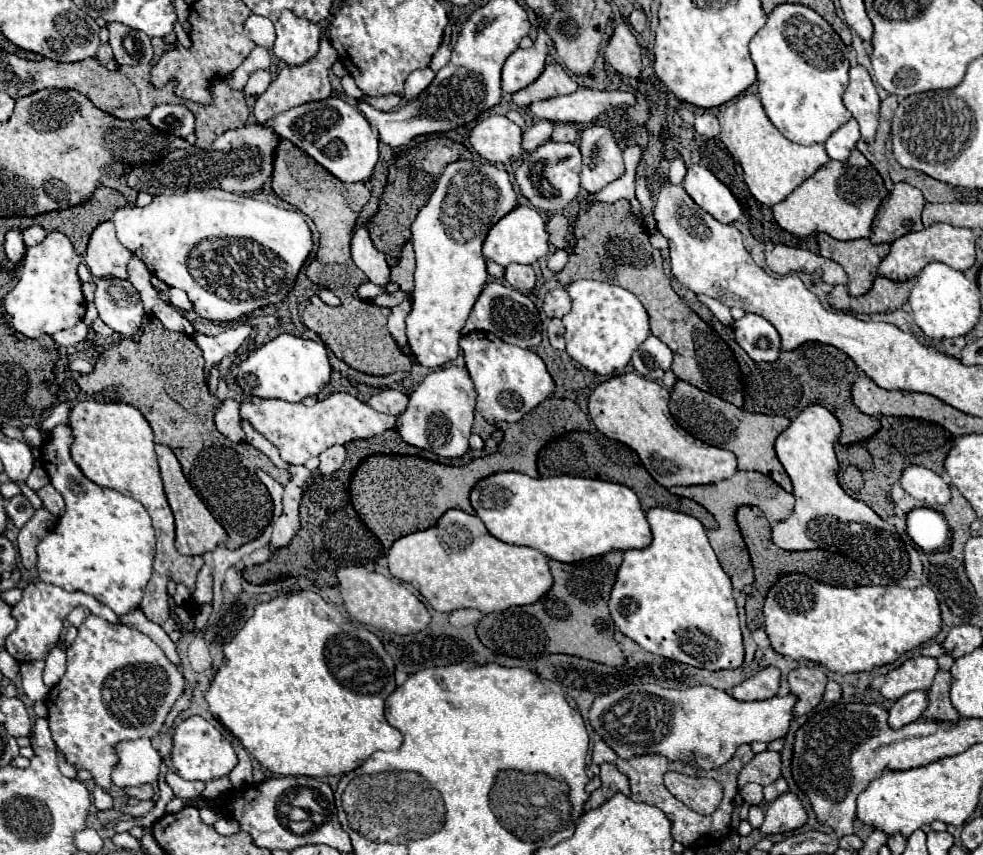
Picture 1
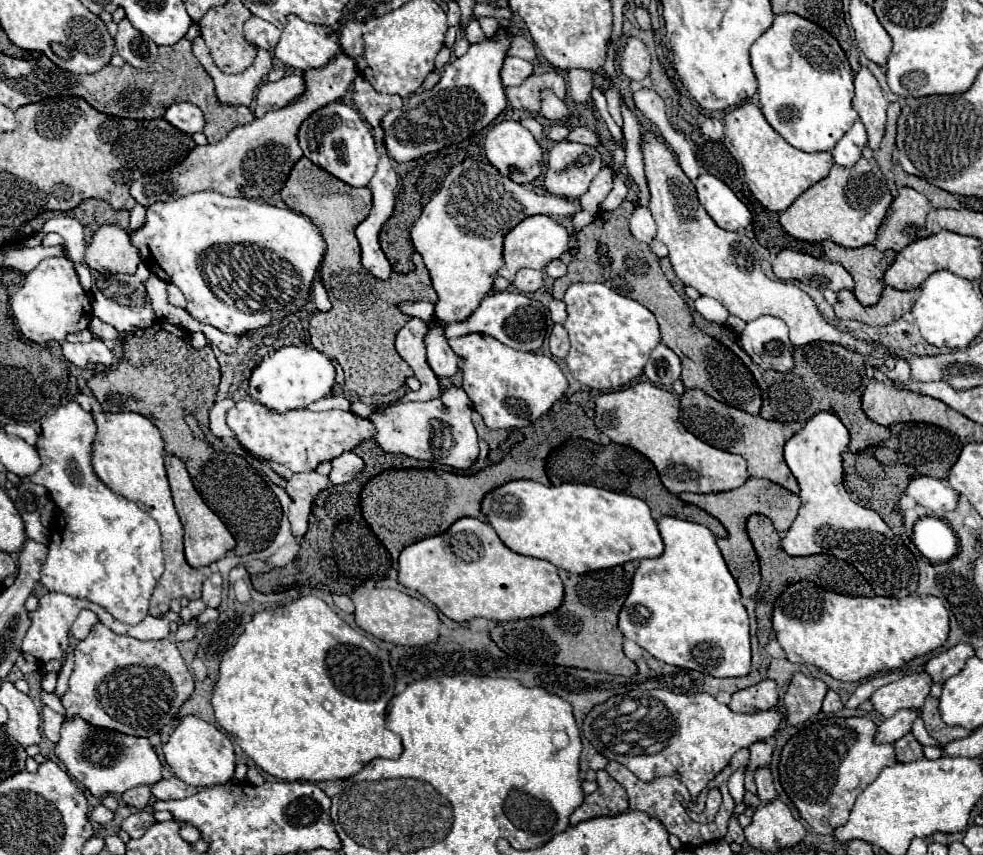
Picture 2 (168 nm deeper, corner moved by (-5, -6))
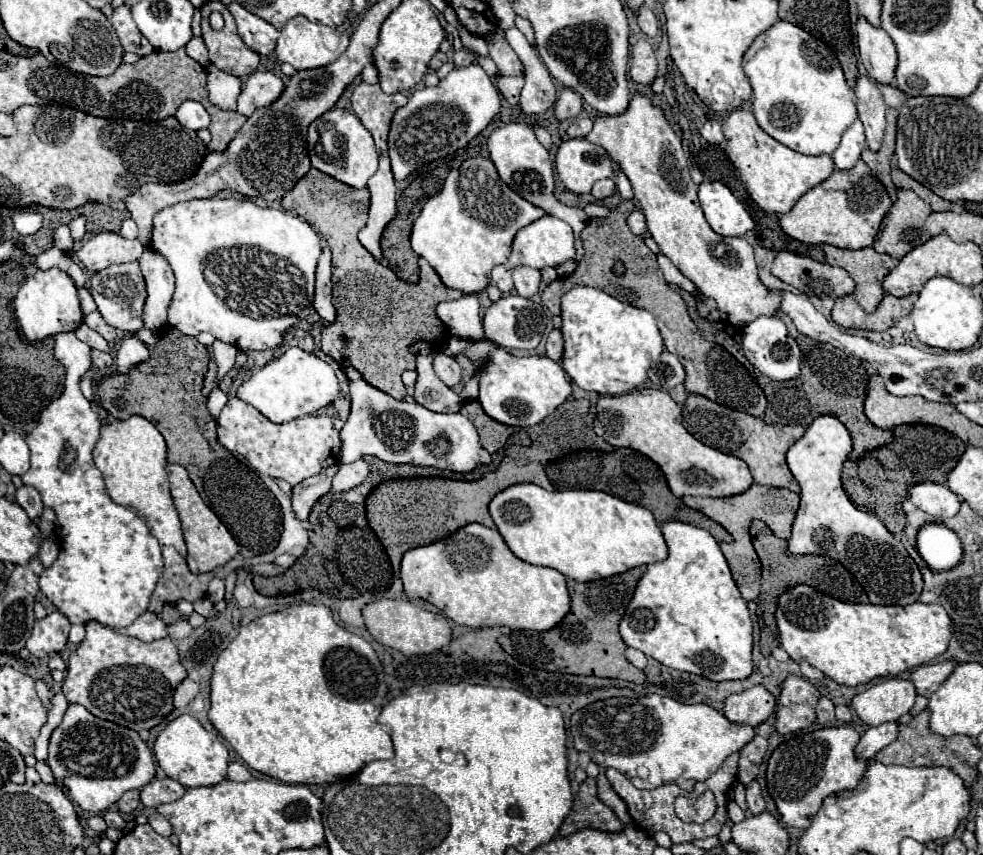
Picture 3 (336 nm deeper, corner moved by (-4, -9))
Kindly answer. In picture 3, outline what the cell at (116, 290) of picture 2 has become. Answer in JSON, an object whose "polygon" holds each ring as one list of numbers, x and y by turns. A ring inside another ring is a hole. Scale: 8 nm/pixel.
{"polygon":[[123,263,123,265,111,265,91,277,91,295,97,303,99,313,103,319,125,333,137,333,143,329,143,305,147,301,147,289,145,279,141,273,141,267,137,263]]}

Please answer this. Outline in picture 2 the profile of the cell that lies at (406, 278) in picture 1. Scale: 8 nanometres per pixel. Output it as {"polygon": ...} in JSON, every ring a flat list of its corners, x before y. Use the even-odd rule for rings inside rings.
{"polygon":[[300,158,296,166,292,168,286,186,280,192,284,204,304,216,308,216,322,232,326,240,326,252,320,268,322,282,328,290,332,310,328,310,322,316,314,316,310,322,310,344,318,352,326,354,330,360,338,360,342,370,344,370,344,382,346,388,356,392,358,396,372,396,372,394,390,394,396,392,400,386,404,386,404,380,410,376,410,366,400,358,400,354,394,348,394,338,398,330,410,320,410,316,402,314,398,304,400,302,436,302,436,292,432,290,432,280,430,274,422,262,422,256,418,252,413,254,413,263,416,268,410,274,396,274,392,272,388,280,378,280,364,270,360,262,360,244,354,236,356,226,368,216,370,206,372,206,372,192,368,188,354,188,348,186,346,182,340,182,320,166,312,164,308,158]]}

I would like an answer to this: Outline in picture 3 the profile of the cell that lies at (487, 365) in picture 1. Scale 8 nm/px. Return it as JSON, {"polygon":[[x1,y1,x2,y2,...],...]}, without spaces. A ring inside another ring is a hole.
{"polygon":[[455,335,447,337,441,343,439,351,449,357,465,355,467,359,481,363,479,403,491,419,503,425,515,425,515,427,537,425,571,395,571,383,563,367,549,357,537,357,537,355,515,357,507,353,503,347,497,347,489,341,471,341,471,339,461,339]]}

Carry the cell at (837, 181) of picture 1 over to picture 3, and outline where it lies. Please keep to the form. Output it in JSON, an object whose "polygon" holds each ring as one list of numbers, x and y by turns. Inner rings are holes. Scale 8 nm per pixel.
{"polygon":[[859,159,853,169,835,169,829,179,809,189,789,213,781,215,779,223,789,237,807,245,829,243,839,249,865,249,873,245,889,207,891,199,883,183,873,175,869,165]]}

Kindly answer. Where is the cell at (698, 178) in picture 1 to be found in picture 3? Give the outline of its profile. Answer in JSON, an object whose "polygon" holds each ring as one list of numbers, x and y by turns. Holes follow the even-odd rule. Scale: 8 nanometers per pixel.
{"polygon":[[701,183,699,201,707,223,723,237,741,237,755,227,751,215,723,183]]}

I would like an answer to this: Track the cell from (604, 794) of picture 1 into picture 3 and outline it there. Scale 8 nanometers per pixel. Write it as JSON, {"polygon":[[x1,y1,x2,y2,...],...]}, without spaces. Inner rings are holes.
{"polygon":[[587,777,581,787,579,793,575,797,575,805,571,809,571,813,565,817,559,835,571,835,579,829,603,829,603,831,621,831,623,823,621,819,615,815,615,811,605,805,599,797,597,797,597,779]]}

